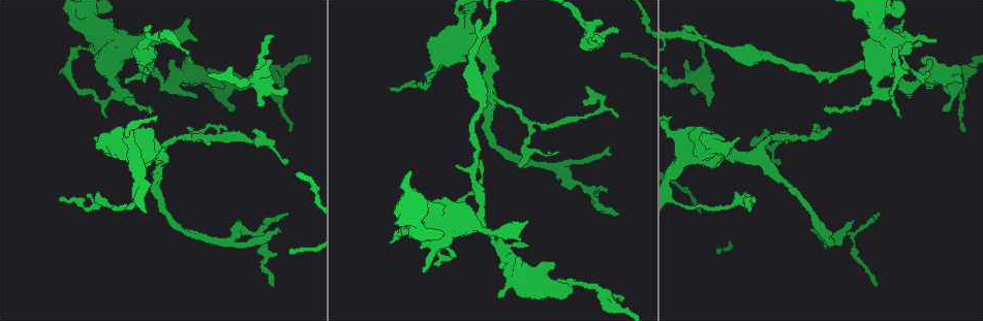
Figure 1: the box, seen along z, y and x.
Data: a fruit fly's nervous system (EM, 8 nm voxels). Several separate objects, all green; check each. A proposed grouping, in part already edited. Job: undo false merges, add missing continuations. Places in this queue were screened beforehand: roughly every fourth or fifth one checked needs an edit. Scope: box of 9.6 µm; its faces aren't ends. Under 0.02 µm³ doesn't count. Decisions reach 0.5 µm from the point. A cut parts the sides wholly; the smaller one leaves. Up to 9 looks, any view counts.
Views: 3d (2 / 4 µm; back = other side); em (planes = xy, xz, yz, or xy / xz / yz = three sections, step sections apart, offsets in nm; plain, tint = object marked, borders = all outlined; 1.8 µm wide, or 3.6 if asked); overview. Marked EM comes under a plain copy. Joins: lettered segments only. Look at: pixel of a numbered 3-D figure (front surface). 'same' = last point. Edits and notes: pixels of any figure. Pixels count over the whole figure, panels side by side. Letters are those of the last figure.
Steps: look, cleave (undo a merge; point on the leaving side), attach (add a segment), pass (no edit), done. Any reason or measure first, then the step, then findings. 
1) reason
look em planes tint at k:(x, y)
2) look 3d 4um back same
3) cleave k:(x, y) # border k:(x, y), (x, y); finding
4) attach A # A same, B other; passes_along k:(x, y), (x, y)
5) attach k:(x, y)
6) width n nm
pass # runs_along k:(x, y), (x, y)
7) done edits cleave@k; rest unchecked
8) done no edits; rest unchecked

branch stops here
look 3d 2um at 1:(622, 300)

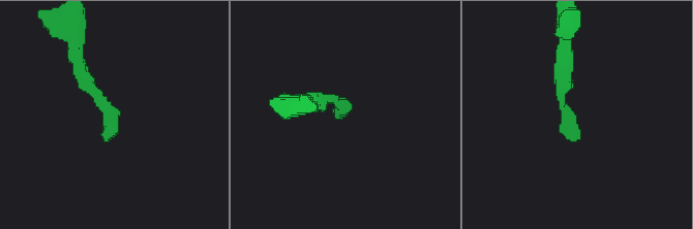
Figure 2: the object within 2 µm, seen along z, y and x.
look em xy step 16 tint at 2:(571, 139)

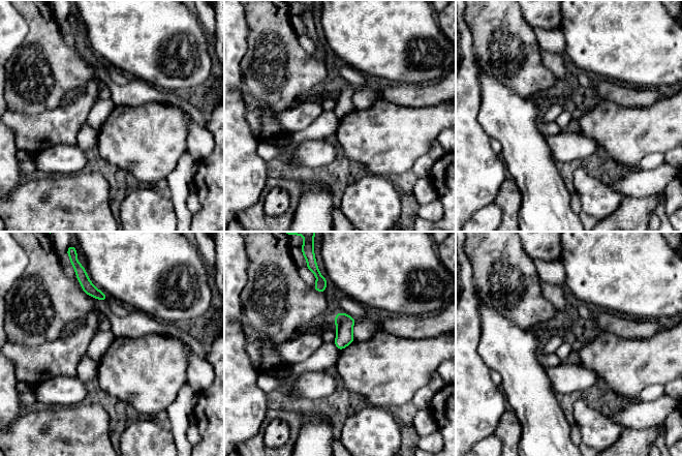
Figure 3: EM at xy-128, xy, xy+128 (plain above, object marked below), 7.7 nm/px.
look em xy step 16 borders same

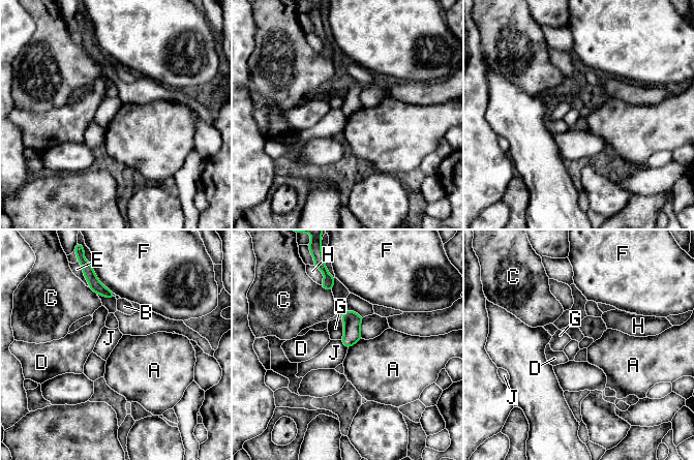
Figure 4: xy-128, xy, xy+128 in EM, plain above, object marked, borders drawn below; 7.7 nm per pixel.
width 130 nm; longest_contact F 180 nm
pass # A other, B other, C other, D other, E other, F other, G other, H other, J other; no lettered segment goes on from it

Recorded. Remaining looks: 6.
thin end
look em yz step 4 borders at 1:(276, 232)

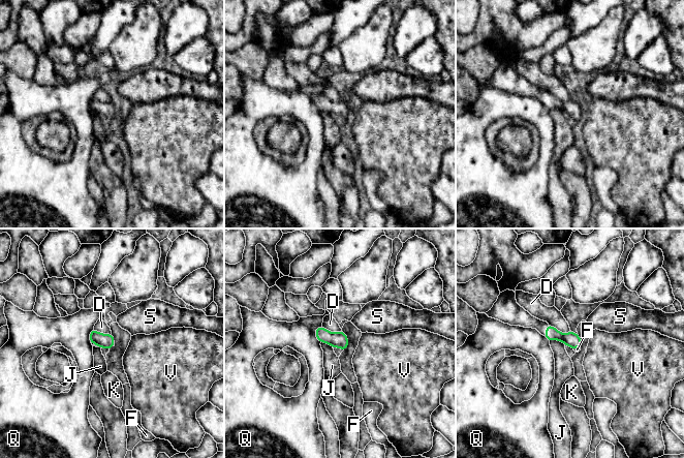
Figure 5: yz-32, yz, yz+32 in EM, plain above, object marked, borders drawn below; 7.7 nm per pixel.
cut it another way
look em xz step 4 borders same

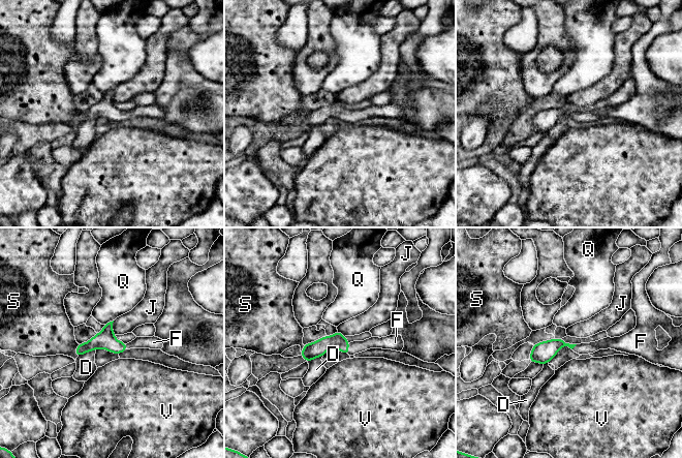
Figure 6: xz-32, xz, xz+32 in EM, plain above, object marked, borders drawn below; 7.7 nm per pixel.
attach F # D other, F same, J other, Q other, S other, V other; passes_along 6:(319, 347), (347, 348), (354, 347); it goes on there

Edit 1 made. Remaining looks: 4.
see it whole again
look overview

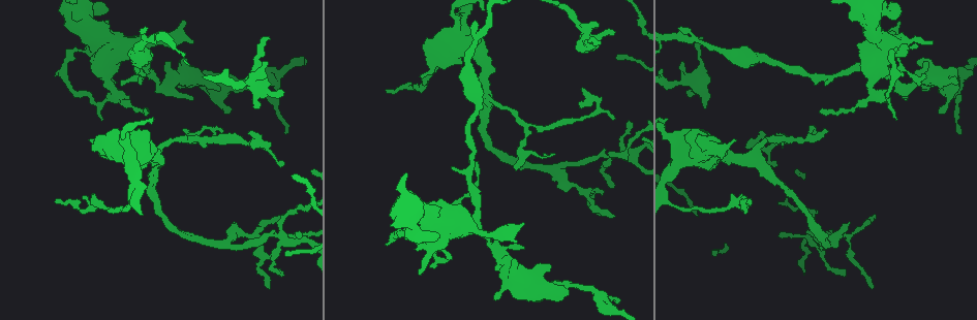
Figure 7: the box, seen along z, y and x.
calibre changes
look em 3.6um xy step 4 tint at 7:(433, 228)

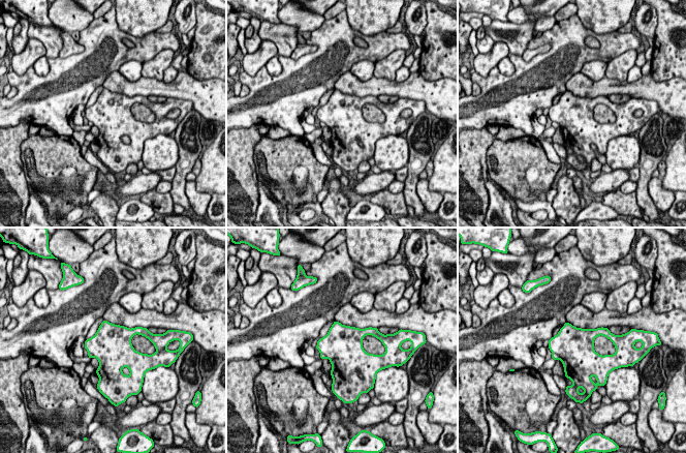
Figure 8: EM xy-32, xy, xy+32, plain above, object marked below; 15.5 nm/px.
look em 3.6um planes tint same

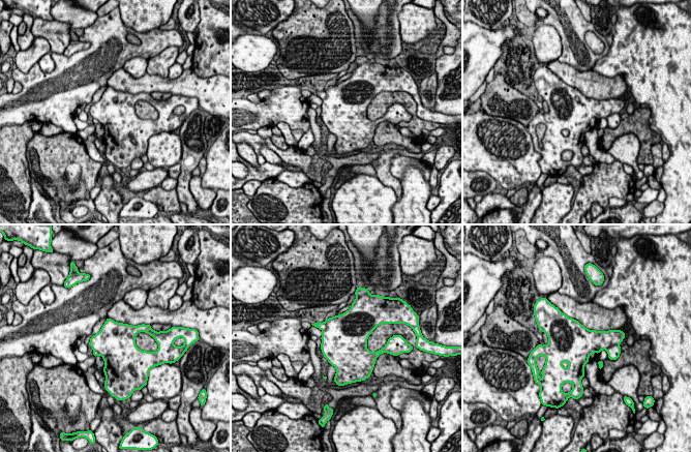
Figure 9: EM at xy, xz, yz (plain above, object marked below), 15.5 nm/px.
see the neighbours
look em 3.6um planes borders same

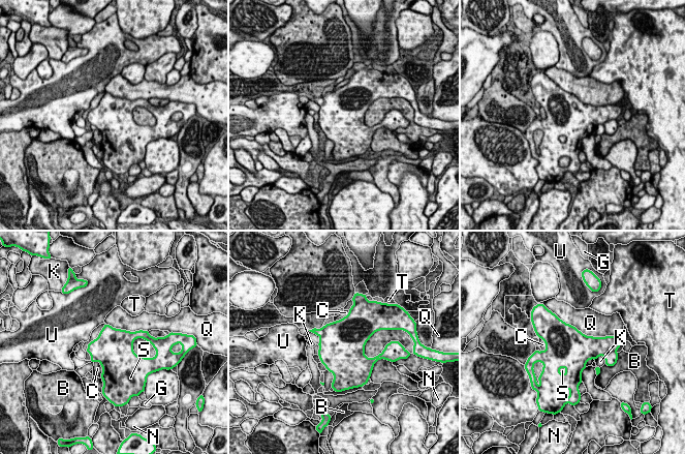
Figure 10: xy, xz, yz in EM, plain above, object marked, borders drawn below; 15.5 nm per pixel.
width 600 nm
cleave 10:(319, 332) # B other, C other, G other, K other, N other, Q other, S other, T other, U other; border 10:(321, 328), (323, 334), (320, 337); two cells meet here

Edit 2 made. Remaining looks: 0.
done edits attach@6, cleave@10; rest unchecked

